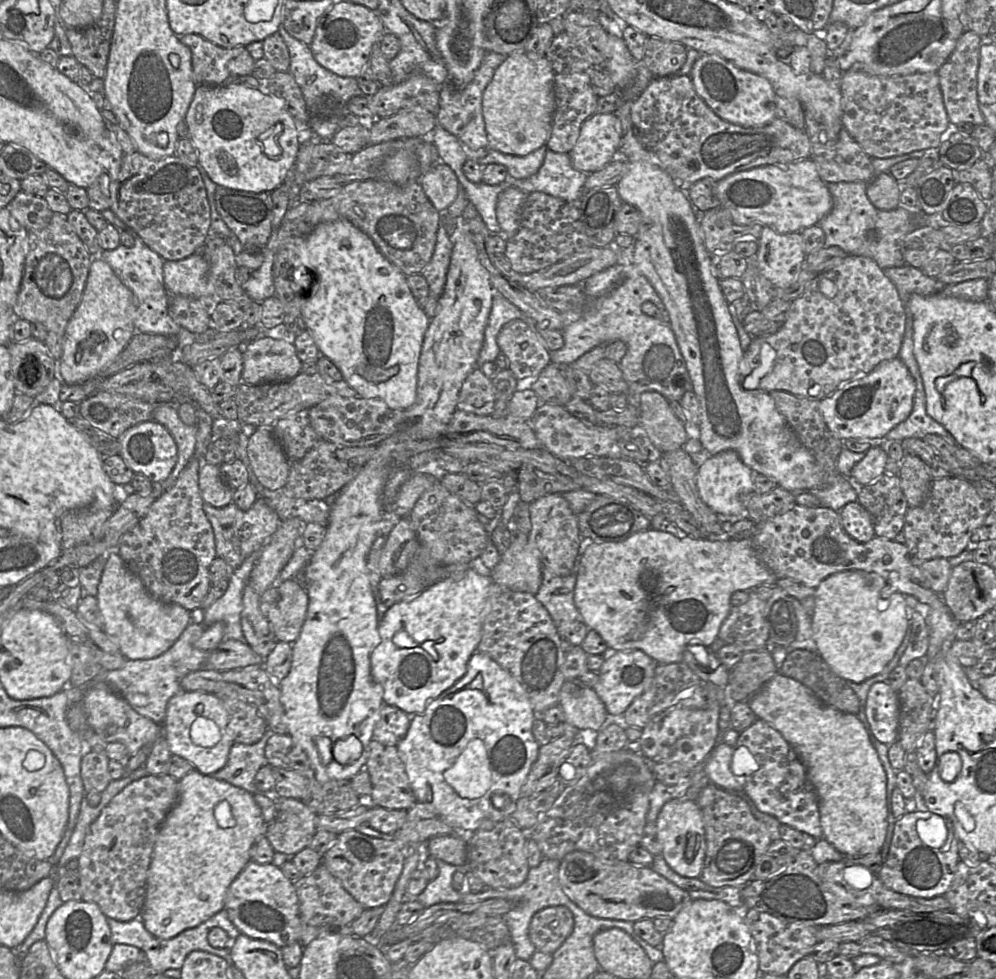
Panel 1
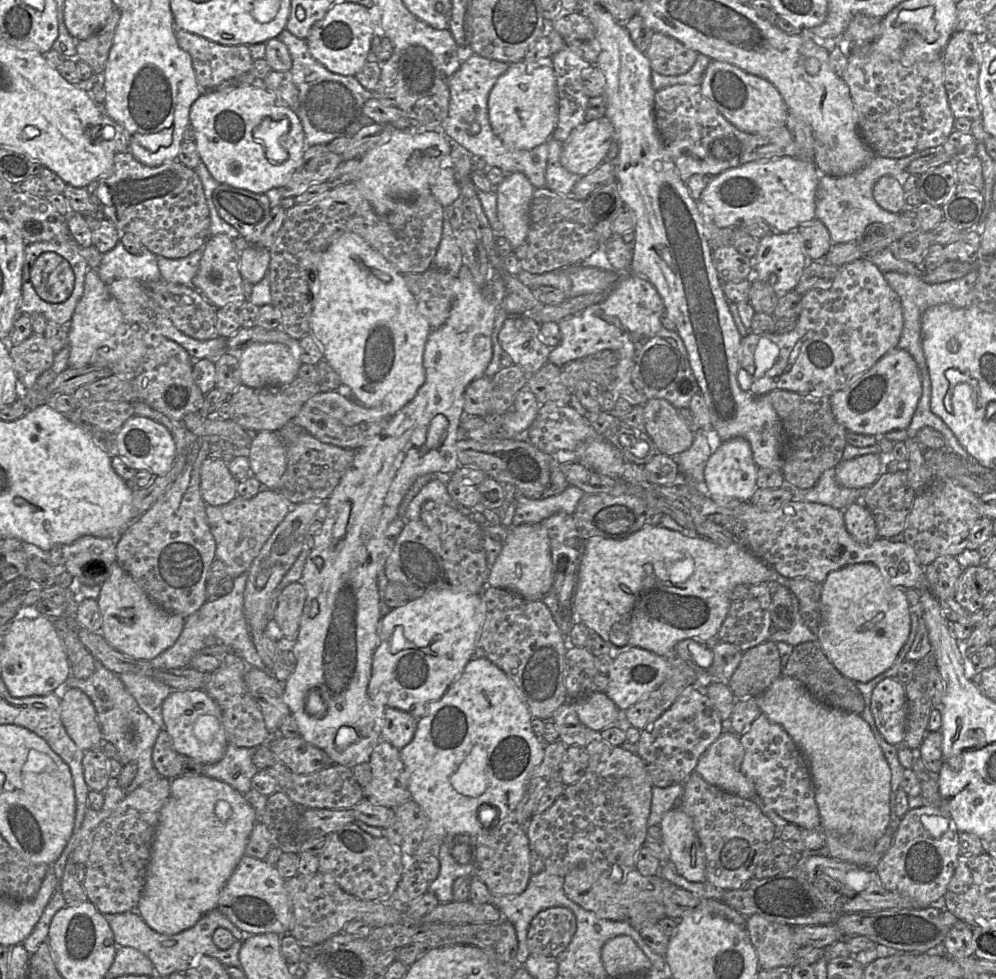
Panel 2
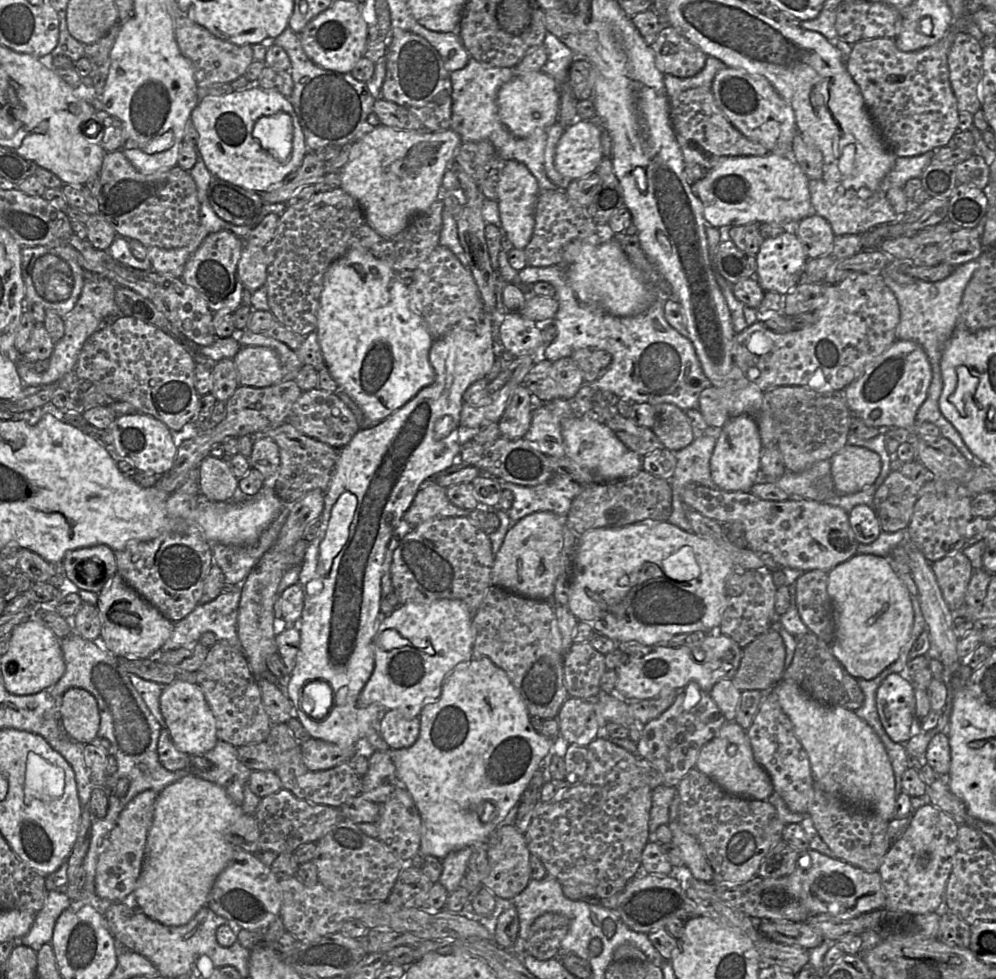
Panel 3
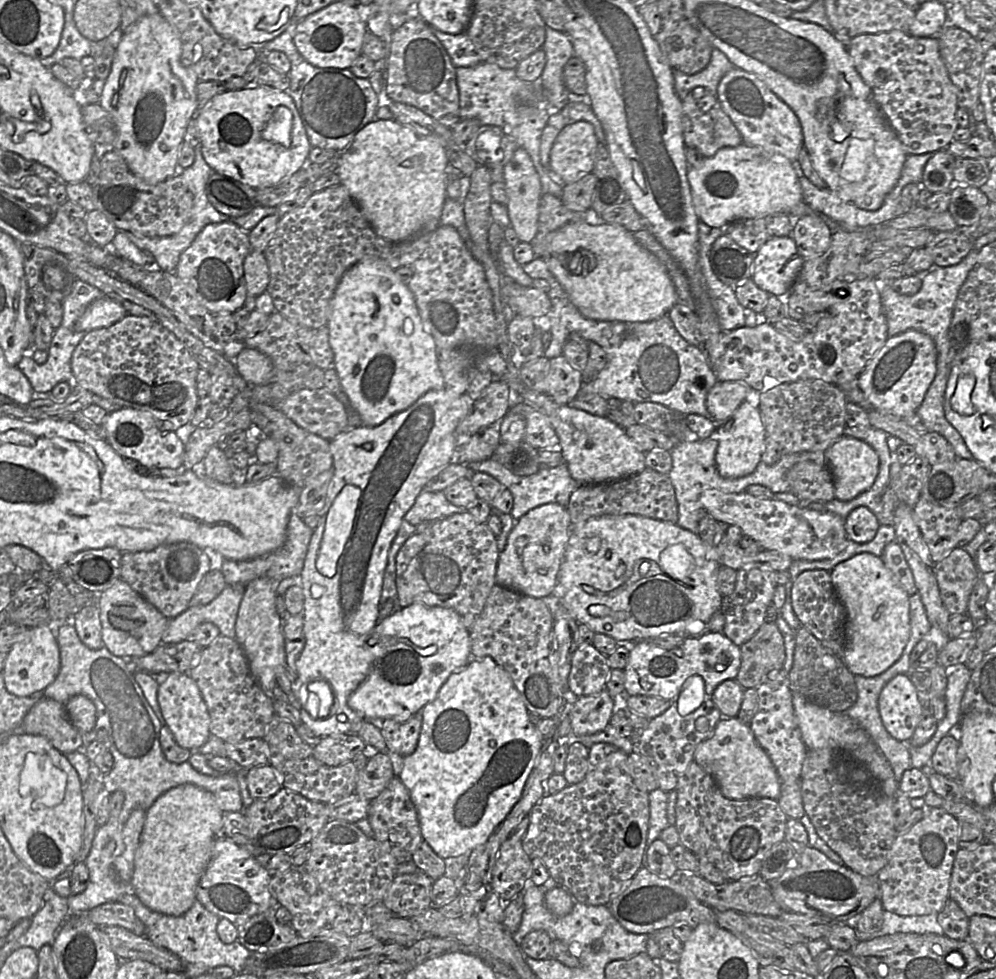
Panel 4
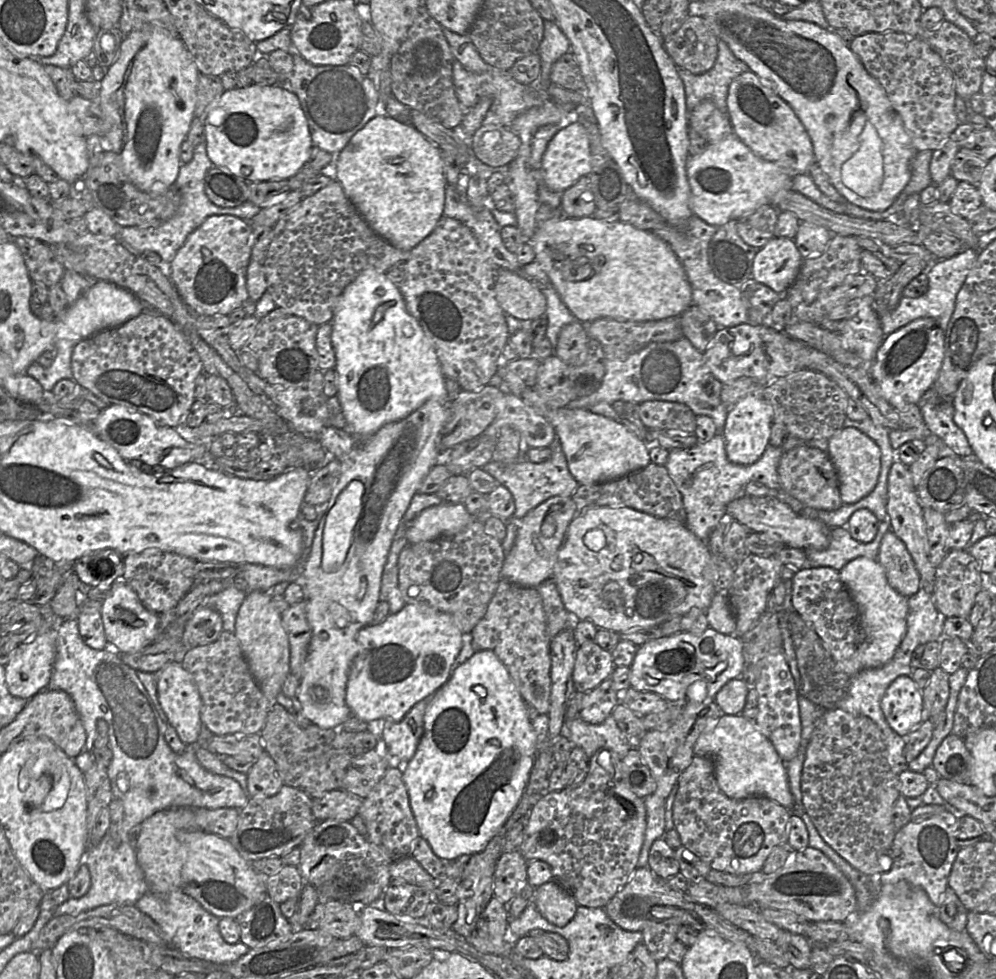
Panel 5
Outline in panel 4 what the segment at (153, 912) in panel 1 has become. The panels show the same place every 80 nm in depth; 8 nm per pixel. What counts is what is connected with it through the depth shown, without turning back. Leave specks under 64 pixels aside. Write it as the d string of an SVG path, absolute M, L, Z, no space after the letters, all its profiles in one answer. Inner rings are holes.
M182 784L160 795L146 811L134 857L133 893L149 909L181 916L196 901L196 887L213 856L223 811L209 791Z

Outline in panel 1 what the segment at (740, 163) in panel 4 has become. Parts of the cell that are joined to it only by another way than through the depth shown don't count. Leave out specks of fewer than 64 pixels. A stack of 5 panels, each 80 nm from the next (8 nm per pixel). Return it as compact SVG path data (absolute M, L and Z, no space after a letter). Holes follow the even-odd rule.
M811 158L737 172L716 182L714 188L721 207L731 214L735 224L769 226L780 234L817 225L833 207L828 186Z

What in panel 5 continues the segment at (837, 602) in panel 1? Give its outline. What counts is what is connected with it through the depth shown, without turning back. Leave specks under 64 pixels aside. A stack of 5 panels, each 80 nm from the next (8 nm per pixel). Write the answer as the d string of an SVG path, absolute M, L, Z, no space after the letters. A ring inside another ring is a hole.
M855 558L839 571L839 575L859 610L862 641L858 646L858 660L863 669L882 667L892 659L906 634L909 597L890 586L877 559Z

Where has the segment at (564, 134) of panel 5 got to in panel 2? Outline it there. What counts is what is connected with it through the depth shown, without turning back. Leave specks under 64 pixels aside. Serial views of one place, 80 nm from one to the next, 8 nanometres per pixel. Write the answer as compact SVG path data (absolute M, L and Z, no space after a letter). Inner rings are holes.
M607 117L584 121L562 144L561 164L573 174L585 176L604 163L616 132Z

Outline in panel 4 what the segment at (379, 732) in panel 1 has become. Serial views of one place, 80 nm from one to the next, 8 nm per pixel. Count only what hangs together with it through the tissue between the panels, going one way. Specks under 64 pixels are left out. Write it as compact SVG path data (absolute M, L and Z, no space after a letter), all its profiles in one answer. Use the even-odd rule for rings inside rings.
M418 713L406 722L386 718L380 721L378 728L381 730L388 750L401 756L408 756L417 747L421 725L421 713Z

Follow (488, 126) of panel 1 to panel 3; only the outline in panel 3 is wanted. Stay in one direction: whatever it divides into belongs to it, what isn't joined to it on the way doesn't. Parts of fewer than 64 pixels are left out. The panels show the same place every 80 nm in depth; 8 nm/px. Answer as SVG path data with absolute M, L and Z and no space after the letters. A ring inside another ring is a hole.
M541 71L517 74L497 95L498 114L503 125L516 137L530 136L536 129L548 129L558 121L560 95L554 79Z

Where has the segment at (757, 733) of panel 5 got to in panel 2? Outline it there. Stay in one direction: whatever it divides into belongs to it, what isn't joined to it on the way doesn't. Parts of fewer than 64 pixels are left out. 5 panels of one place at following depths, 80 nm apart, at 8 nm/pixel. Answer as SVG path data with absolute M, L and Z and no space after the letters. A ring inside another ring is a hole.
M724 730L702 754L695 771L705 781L726 792L756 800L754 783L741 772L743 757L740 735Z

